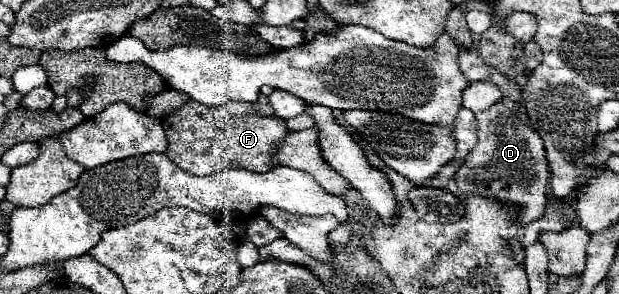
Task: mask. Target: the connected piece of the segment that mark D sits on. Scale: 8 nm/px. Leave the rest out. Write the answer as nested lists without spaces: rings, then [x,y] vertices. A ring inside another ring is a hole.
[[[502,102],[492,104],[488,110],[478,112],[478,144],[468,154],[466,162],[456,172],[460,192],[492,196],[504,202],[524,206],[520,216],[522,222],[540,218],[546,210],[546,196],[550,184],[550,166],[546,162],[546,150],[538,132],[532,130],[522,118],[508,110]]]

